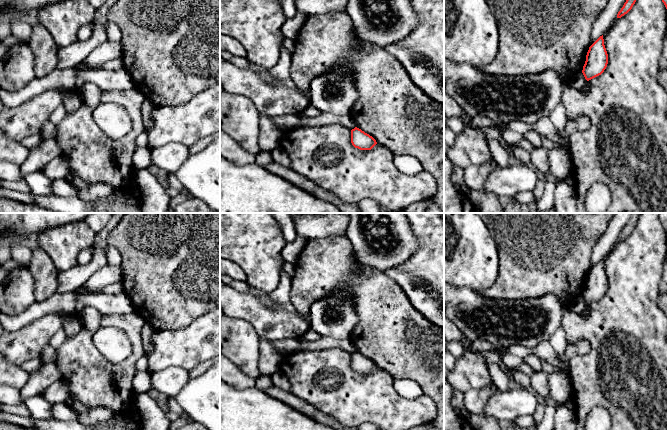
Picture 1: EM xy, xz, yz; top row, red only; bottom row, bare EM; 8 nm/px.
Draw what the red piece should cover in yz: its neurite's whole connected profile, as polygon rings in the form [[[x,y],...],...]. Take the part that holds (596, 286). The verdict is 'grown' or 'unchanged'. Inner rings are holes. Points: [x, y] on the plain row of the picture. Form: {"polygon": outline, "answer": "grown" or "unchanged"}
{"polygon": [[[603,259],[590,271],[586,279],[586,285],[582,297],[587,305],[601,299],[608,288],[608,278],[604,269]]], "answer": "unchanged"}

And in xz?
{"polygon": [[[357,351],[351,354],[351,367],[360,374],[371,374],[377,368],[372,360]]], "answer": "unchanged"}

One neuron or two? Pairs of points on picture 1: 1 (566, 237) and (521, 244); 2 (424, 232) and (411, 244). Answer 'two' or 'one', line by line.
1: one
2: two

